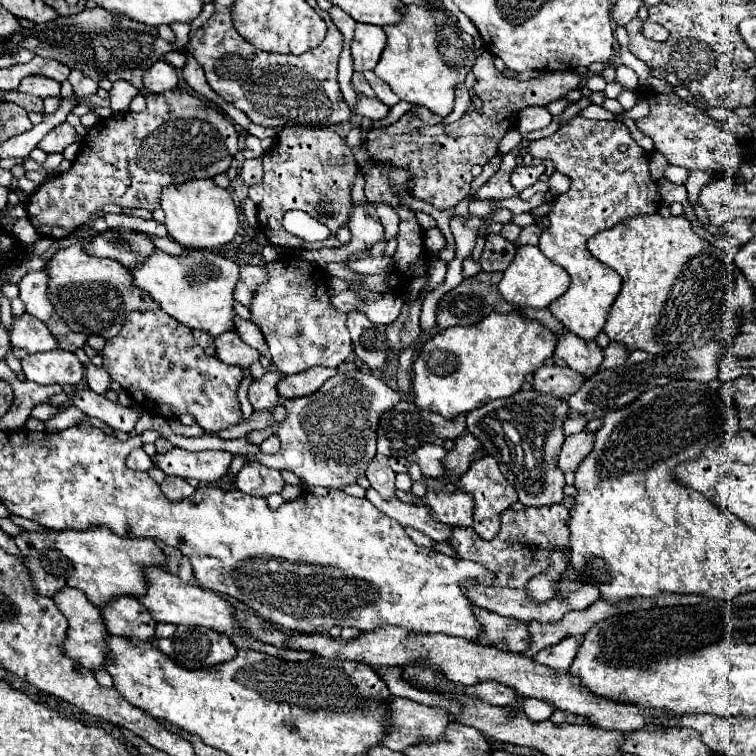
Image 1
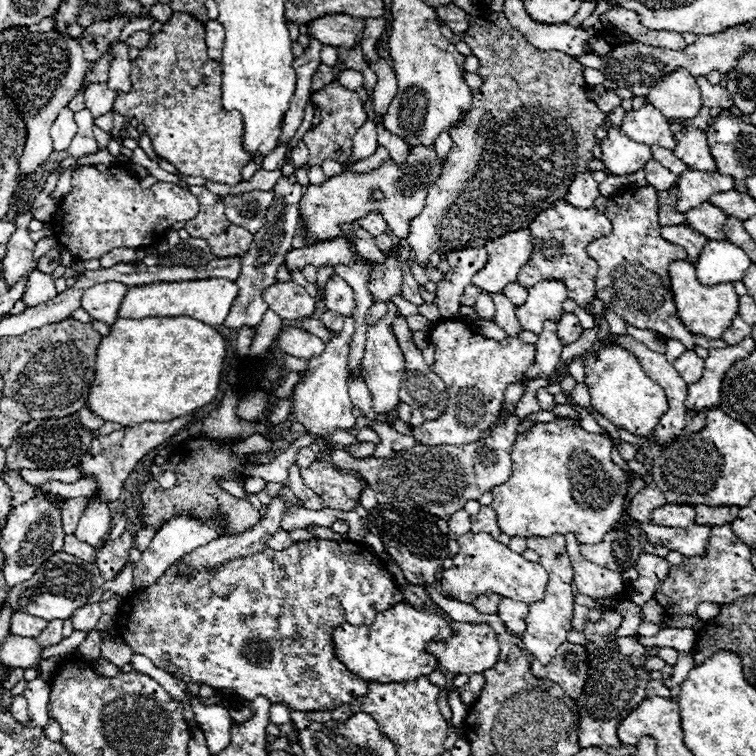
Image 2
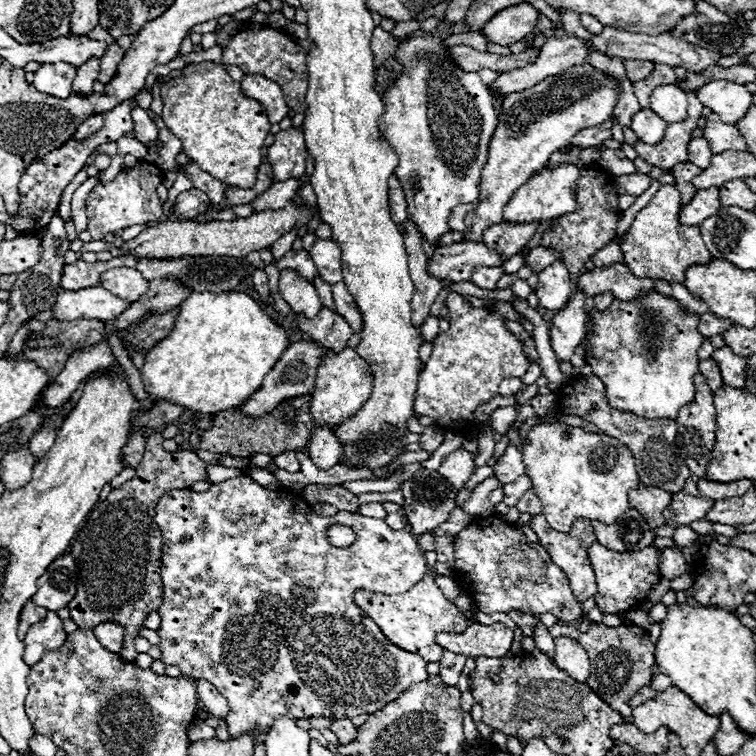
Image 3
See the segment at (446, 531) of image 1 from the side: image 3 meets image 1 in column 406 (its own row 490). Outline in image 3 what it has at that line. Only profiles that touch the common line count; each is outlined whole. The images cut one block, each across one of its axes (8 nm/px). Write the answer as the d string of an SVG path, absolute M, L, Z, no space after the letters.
M526 474L520 476L518 480L510 482L510 484L504 484L504 504L506 504L506 506L516 506L518 500L522 498L522 494L524 494L530 486L532 486L532 482L530 482L530 478L528 478Z

